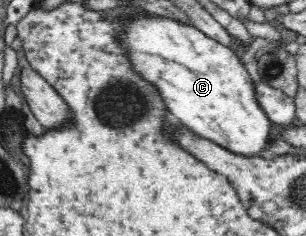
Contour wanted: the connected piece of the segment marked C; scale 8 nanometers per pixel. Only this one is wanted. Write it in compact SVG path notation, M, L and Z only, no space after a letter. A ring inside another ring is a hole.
M136 16L126 21L123 42L126 44L125 48L128 48L134 70L140 72L160 91L168 114L175 122L192 131L194 135L210 140L238 155L269 156L266 148L271 143L268 136L272 122L255 98L256 82L250 77L234 49L206 36L194 25L182 24L170 17L161 16Z

